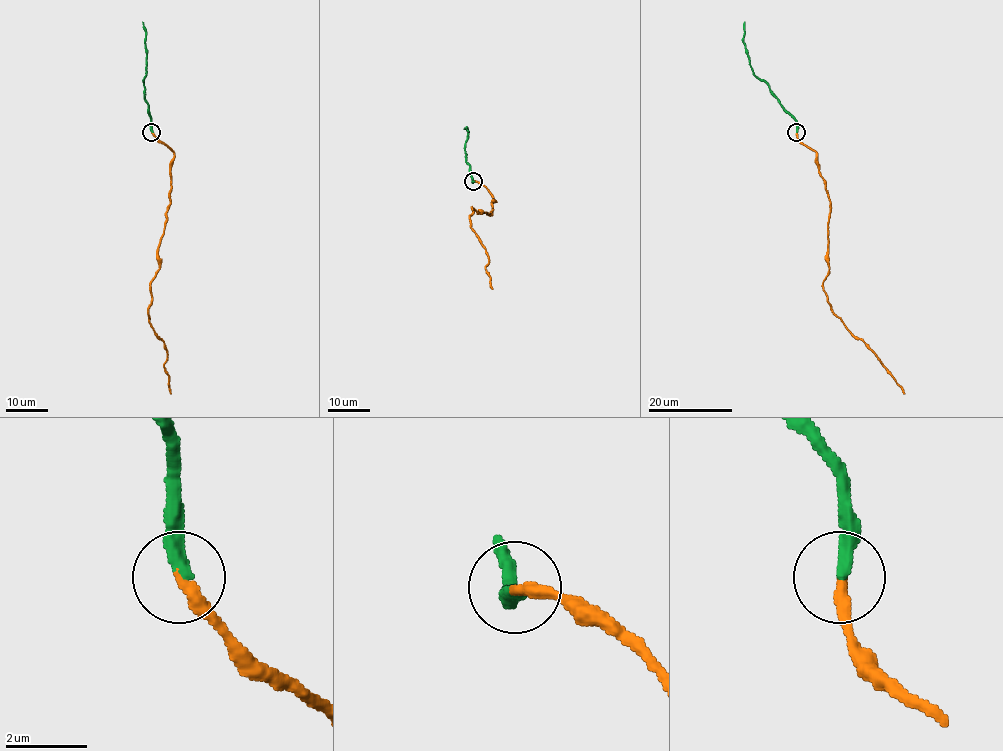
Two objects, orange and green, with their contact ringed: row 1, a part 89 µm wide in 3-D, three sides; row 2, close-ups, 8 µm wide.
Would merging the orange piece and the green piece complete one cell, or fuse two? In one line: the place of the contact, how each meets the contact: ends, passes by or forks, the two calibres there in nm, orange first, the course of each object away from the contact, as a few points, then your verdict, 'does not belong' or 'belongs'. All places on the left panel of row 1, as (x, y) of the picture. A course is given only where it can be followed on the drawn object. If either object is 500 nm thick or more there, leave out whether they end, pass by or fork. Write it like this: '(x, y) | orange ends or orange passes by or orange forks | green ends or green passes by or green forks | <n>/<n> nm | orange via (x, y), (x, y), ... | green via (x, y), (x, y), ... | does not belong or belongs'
(151, 132) | orange ends | green ends | 320/400 nm | orange via (151, 132), (173, 152), (160, 269), (150, 284), (148, 307), (150, 327), (167, 352), (164, 371), (171, 394) | green via (151, 131), (145, 98), (146, 50), (142, 22) | belongs

